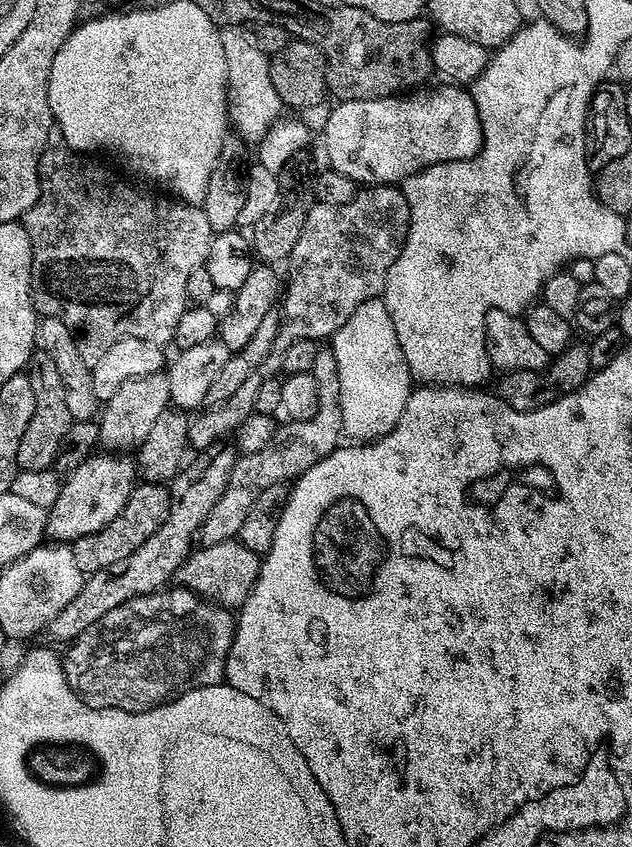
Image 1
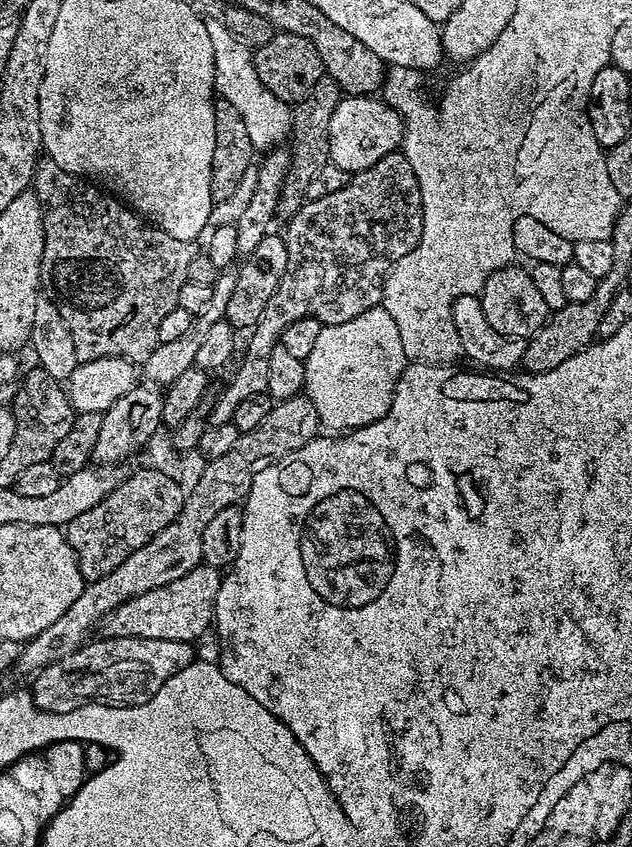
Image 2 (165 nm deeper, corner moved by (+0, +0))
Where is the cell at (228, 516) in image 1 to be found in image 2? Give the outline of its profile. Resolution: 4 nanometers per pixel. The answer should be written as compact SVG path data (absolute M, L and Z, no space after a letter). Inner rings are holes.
M301 394L289 400L273 403L270 414L262 418L259 426L254 426L254 430L241 434L238 442L234 442L234 446L230 446L230 450L226 450L222 458L214 458L205 463L206 466L201 470L196 485L192 489L190 487L187 489L184 509L174 522L170 522L170 526L166 526L166 530L154 534L154 538L150 538L146 546L134 550L134 554L130 554L130 558L126 558L122 566L114 566L110 574L97 580L87 581L82 594L74 598L70 610L66 610L66 614L62 614L58 622L46 626L42 634L38 634L21 647L20 657L16 659L15 671L35 674L46 666L74 654L83 644L89 643L100 620L104 619L106 614L110 614L115 607L130 598L145 594L148 590L167 586L200 566L202 534L210 518L214 518L218 510L226 510L226 506L239 505L248 495L250 486L259 472L266 470L266 466L283 460L294 450L306 446L311 440L317 439L321 428L318 414L307 396Z

